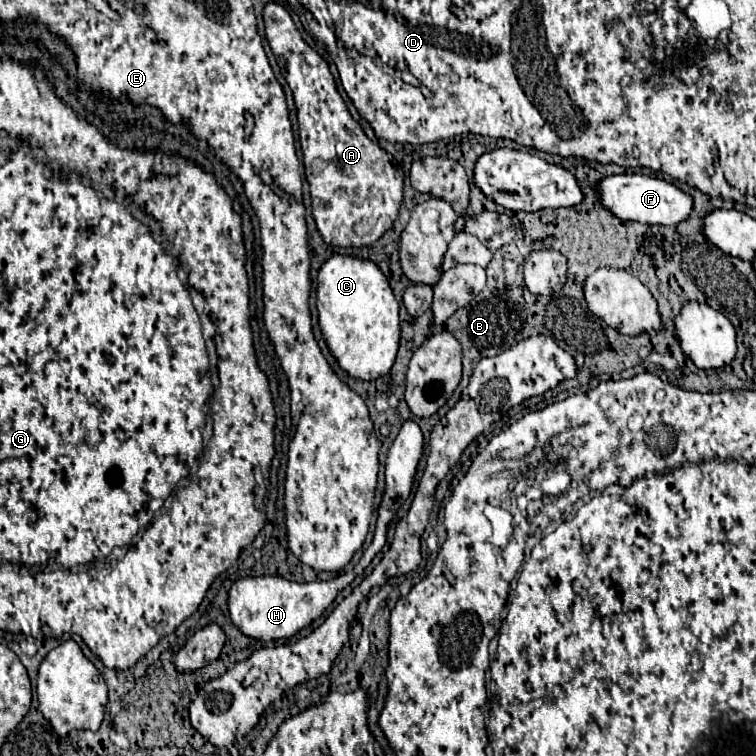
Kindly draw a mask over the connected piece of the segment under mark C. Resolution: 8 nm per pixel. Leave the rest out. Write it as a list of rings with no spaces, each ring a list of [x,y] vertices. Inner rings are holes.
[[[331,255],[317,275],[317,311],[321,333],[341,369],[363,381],[389,373],[399,347],[399,303],[373,261]]]

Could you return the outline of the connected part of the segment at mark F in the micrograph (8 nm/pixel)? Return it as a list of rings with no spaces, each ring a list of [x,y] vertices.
[[[611,175],[601,179],[597,193],[607,209],[623,221],[639,221],[645,225],[679,225],[693,213],[693,197],[675,183],[651,175]]]

